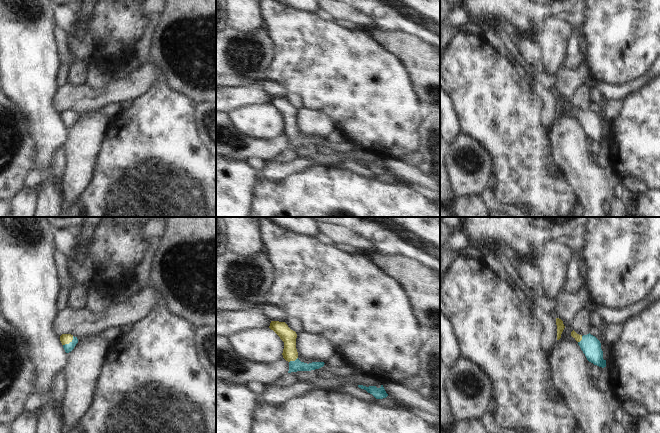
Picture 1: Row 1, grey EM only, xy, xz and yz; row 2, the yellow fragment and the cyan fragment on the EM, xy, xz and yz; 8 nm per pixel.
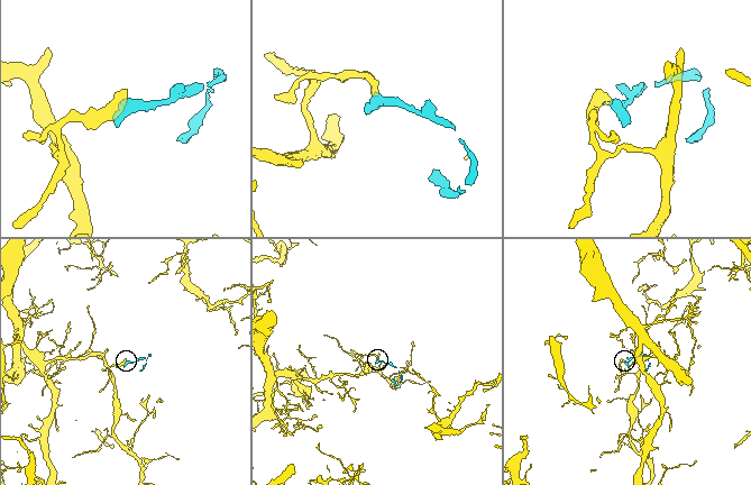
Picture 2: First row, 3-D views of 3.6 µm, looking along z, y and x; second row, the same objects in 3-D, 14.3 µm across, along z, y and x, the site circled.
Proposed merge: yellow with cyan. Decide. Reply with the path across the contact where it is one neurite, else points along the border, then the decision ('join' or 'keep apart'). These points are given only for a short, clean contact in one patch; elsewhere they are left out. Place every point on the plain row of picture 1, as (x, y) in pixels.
way xy (64, 114), (69, 118), (69, 123); join

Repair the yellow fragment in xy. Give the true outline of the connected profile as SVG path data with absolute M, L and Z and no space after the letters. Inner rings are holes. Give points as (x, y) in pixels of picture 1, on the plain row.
M62 110L60 112L60 117L66 129L71 128L78 119L77 113L74 113L71 110Z

